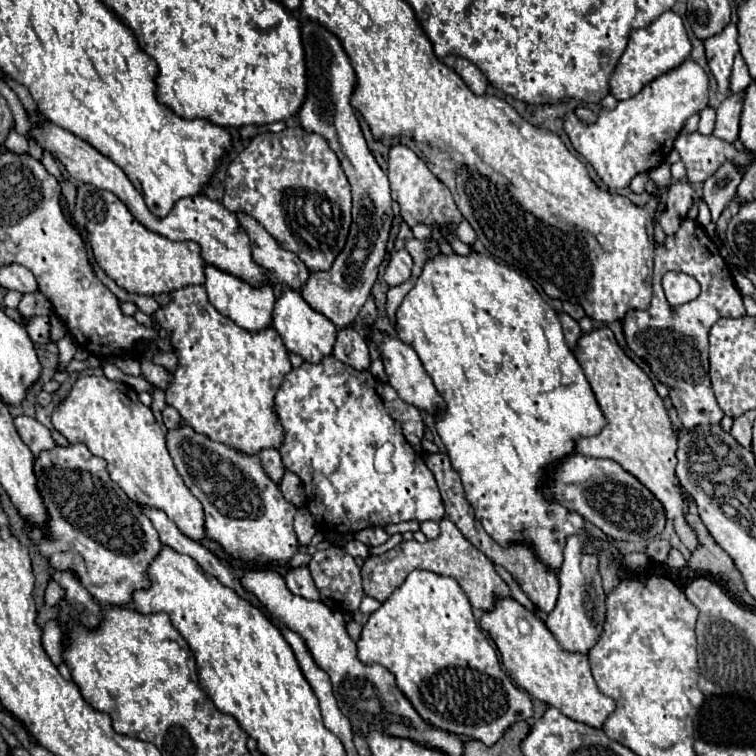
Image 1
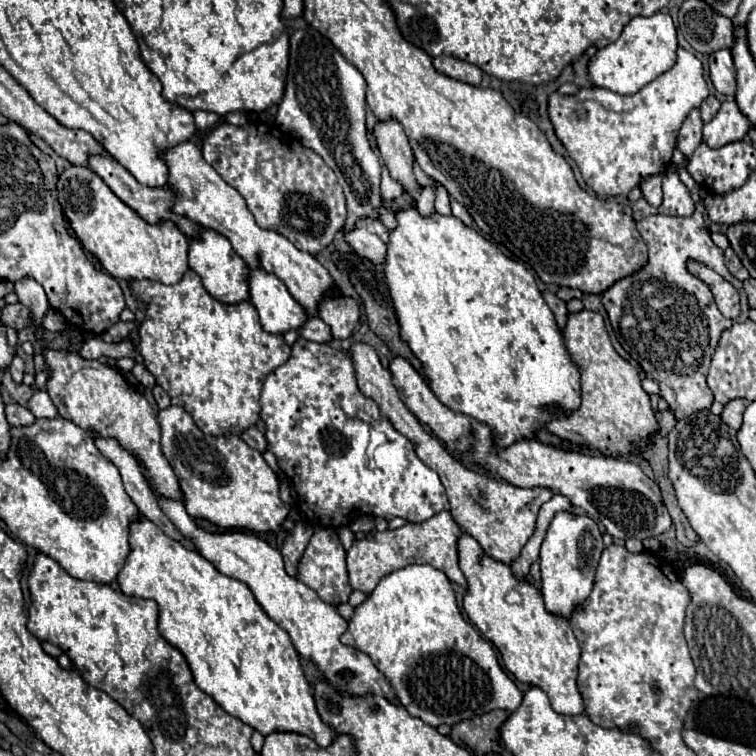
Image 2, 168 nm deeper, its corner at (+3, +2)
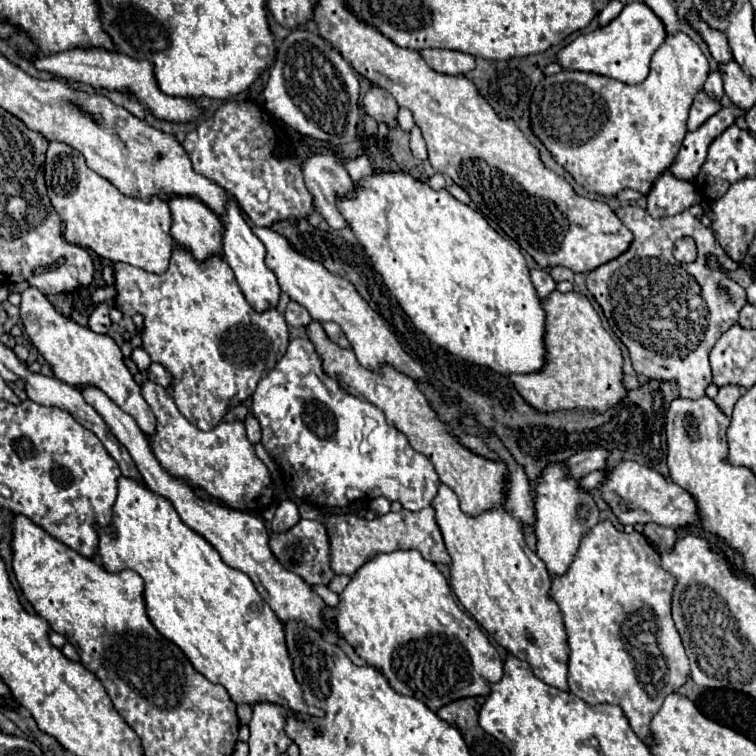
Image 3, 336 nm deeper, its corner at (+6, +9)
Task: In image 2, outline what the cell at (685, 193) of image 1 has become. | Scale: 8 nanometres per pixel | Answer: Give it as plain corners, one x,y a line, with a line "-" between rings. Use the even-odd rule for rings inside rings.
667,174
663,180
663,204
658,213
665,216
691,216
695,210
693,198
677,174

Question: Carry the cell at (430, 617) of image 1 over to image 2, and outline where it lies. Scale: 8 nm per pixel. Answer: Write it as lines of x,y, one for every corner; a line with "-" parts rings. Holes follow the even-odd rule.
411,564
387,574
369,594
369,598
355,608
341,642
365,652
377,670
383,672
391,682
399,702
407,708
407,712
431,726
453,726
461,720
473,718
475,714
481,716
497,708
513,712
523,700
523,694
515,682
501,670
493,644
481,638
475,626
463,618
449,578
429,564

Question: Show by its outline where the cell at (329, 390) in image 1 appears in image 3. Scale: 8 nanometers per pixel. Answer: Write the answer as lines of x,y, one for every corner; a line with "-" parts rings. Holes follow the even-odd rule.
292,339
288,351
278,365
258,383
252,395
252,413
262,429
262,445
268,455
284,471
296,497
318,507
346,507
354,501
372,501
386,497
400,501
408,511
420,511
432,503
438,493
438,473
432,463
414,451
404,433
386,425
384,413
372,403
366,403
346,393
336,379
322,371
322,361
308,339
-
362,428
376,428
364,437

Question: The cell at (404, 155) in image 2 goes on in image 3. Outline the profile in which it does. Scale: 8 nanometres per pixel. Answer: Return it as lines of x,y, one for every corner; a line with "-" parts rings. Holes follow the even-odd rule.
372,85
362,101
364,109
368,115
372,115
376,121
384,121
388,125
396,123
396,113
398,113
398,103
396,99
382,87

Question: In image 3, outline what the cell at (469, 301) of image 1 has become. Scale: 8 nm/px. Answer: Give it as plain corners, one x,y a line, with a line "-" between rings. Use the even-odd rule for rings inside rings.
372,171
368,177
360,179
360,183
352,185
352,193
340,195
336,199
336,203
338,203
340,213
346,219
348,227
352,229
354,237
362,243
364,251
368,253
374,269
382,275
384,285
388,285
390,293
398,299
400,307
410,317
414,327
420,329
432,343
440,345
442,349
450,351
452,355
458,355
462,359
470,359
472,363
482,365
482,367
490,367
490,369
494,369
494,371
498,371
502,375
506,375
506,373
532,373
532,371
542,369
544,353
546,353
546,349
544,349
544,311
540,307
540,297
536,295
536,289
534,289
534,285
530,281
526,259
520,253
520,249
516,249
508,239
498,235
478,211
474,211
472,207
456,201
450,195
448,189
434,191
428,183
422,183
422,181
414,179
406,171

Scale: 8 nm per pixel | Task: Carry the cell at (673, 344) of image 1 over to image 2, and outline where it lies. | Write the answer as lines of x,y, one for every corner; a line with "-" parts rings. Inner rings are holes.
699,210
687,218
661,214
647,216
637,222
637,230
649,248
649,264
615,282
601,294
601,302
621,346
639,362
645,374
659,384
661,396
675,418
683,420
695,412
711,408
713,394
707,388
705,374
709,372
711,356
721,332
733,324
733,320
727,320
719,312
709,286
687,270
687,262
701,262
737,288
741,296
741,314
737,322
747,320
747,296
743,284
727,270
723,250
713,244

